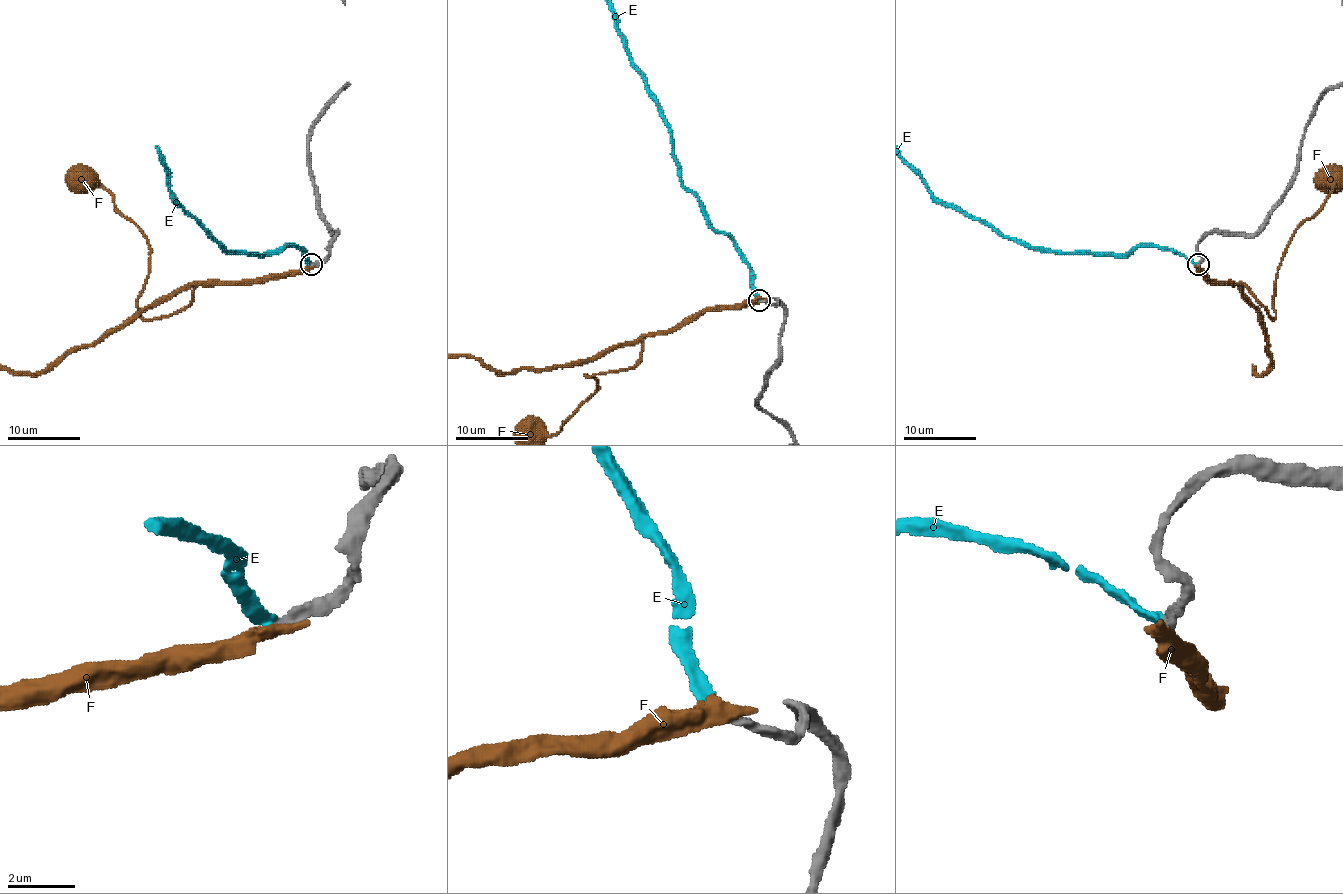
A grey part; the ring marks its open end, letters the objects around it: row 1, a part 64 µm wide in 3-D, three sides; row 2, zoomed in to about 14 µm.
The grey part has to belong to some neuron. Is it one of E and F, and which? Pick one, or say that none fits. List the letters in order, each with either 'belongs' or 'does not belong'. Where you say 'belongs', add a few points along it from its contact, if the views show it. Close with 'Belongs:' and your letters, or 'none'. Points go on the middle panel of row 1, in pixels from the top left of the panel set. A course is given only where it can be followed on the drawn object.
E: belongs
F: does not belong
Belongs: E

